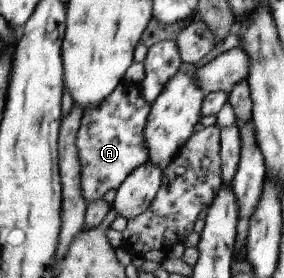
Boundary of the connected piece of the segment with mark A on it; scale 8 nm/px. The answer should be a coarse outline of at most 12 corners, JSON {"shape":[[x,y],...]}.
{"shape":[[119,81],[76,132],[80,193],[101,199],[148,161],[150,104]]}

